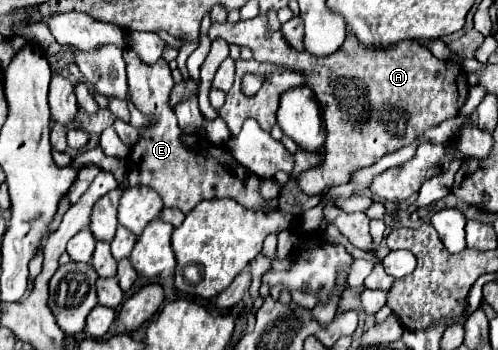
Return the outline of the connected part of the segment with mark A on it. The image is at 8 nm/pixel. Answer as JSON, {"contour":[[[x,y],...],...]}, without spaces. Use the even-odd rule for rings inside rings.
{"contour":[[[257,16],[253,20],[239,20],[237,24],[231,24],[229,20],[223,24],[211,22],[209,38],[211,40],[223,38],[227,44],[247,46],[253,50],[253,58],[259,62],[273,62],[277,66],[293,68],[293,70],[299,70],[305,74],[307,86],[315,92],[315,98],[321,106],[321,114],[323,114],[323,122],[325,122],[325,130],[327,130],[327,140],[325,140],[327,154],[325,154],[323,166],[305,170],[297,178],[299,190],[307,196],[317,196],[327,186],[347,184],[347,180],[351,178],[351,174],[355,170],[373,166],[381,156],[397,152],[399,148],[413,142],[425,130],[439,126],[447,118],[457,116],[461,104],[465,102],[467,92],[469,92],[467,78],[457,62],[437,60],[427,48],[423,48],[417,42],[399,42],[399,46],[373,48],[373,46],[361,46],[361,42],[357,42],[357,36],[347,32],[341,50],[337,50],[331,56],[317,58],[309,52],[295,54],[295,50],[283,38],[281,30],[269,34],[267,16]]]}

